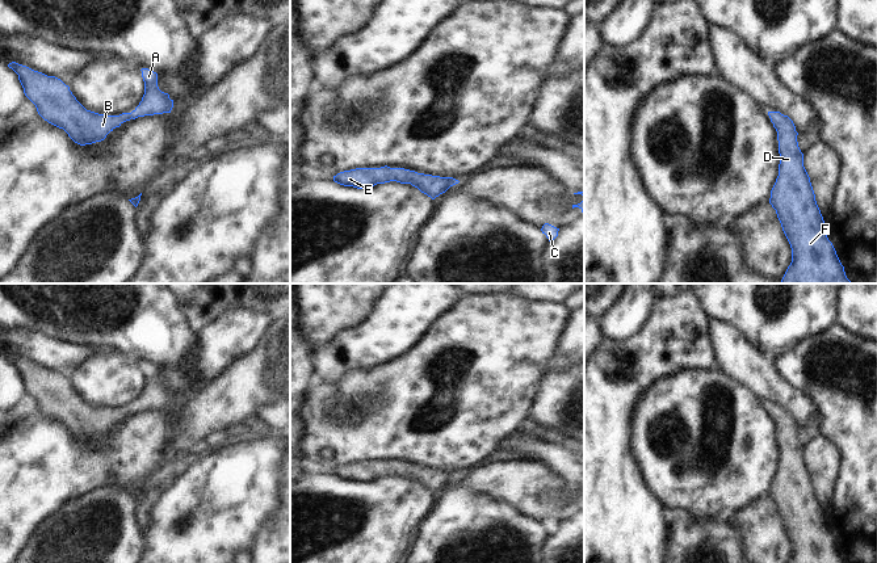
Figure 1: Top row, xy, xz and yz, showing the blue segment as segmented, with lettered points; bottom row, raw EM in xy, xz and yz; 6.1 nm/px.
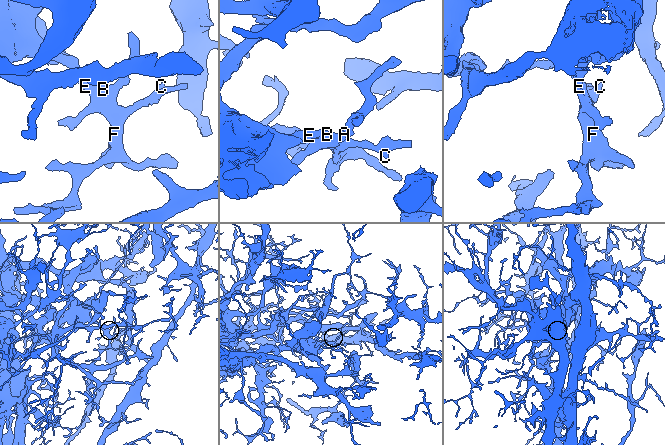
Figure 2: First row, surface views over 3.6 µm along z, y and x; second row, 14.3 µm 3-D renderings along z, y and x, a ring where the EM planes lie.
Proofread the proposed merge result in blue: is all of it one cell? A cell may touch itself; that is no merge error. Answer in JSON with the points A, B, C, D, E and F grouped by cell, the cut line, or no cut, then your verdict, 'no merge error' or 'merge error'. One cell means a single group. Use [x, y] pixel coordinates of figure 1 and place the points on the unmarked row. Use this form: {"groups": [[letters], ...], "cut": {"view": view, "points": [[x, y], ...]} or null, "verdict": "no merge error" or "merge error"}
{"groups": [["A", "B", "C", "D", "E", "F"]], "cut": null, "verdict": "no merge error"}

